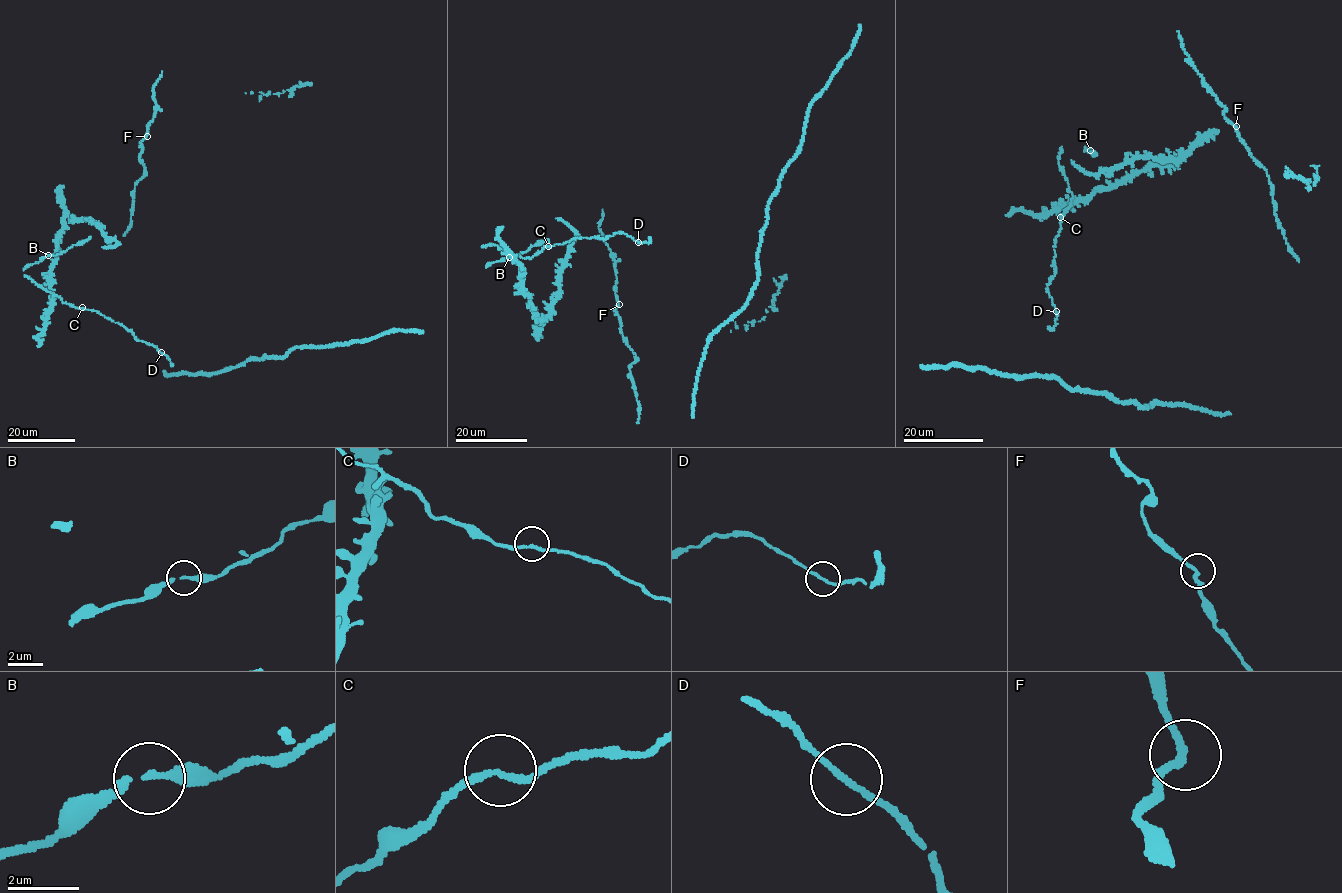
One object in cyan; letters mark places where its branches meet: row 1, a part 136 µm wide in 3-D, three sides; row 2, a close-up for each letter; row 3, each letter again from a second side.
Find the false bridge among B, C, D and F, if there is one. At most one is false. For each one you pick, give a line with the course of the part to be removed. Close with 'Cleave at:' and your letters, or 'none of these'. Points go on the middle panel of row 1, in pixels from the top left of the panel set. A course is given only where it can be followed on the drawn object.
Cleave at: none of these

